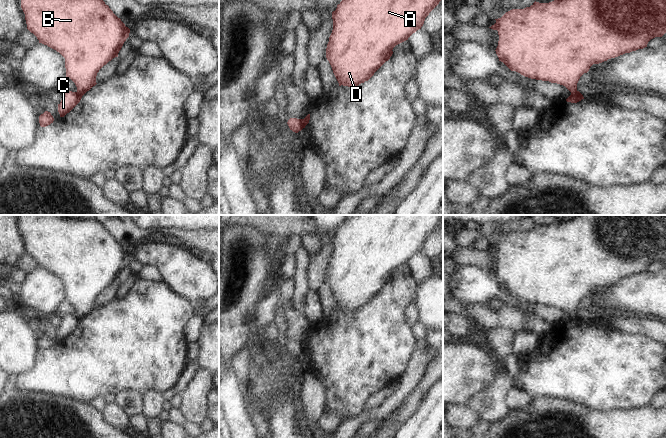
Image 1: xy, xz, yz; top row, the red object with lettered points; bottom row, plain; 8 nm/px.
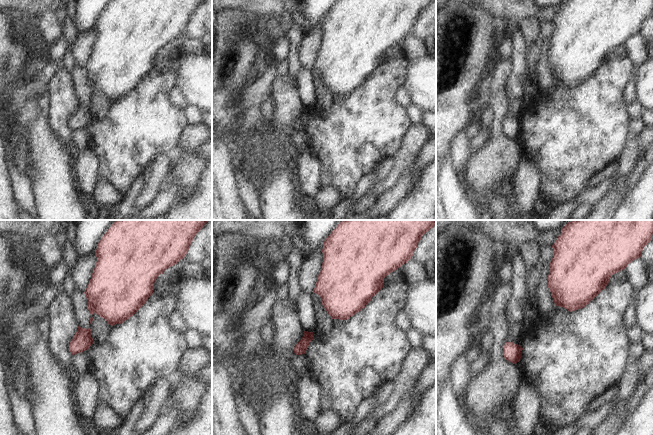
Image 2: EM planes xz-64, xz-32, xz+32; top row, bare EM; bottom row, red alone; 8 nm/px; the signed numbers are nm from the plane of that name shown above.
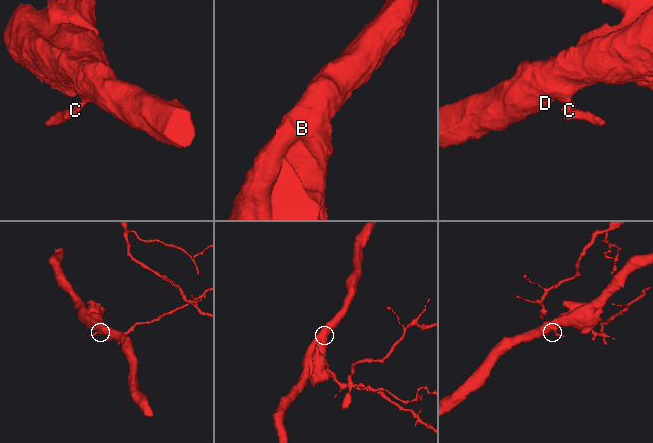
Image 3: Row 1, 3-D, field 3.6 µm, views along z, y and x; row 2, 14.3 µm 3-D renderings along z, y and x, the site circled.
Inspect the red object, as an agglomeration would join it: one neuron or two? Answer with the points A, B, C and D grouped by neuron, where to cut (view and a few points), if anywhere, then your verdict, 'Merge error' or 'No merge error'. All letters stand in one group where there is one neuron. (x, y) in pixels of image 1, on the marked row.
Groups: A B D / C. Split along yz (576, 90), (571, 94). Merge error

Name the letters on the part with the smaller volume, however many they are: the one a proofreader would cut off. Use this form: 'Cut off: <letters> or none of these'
Cut off: C

